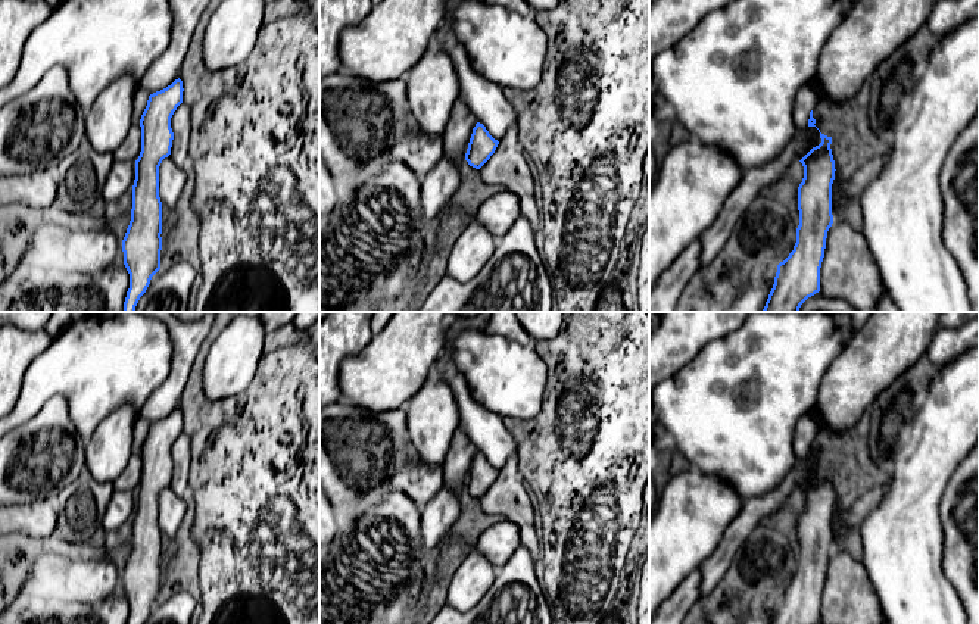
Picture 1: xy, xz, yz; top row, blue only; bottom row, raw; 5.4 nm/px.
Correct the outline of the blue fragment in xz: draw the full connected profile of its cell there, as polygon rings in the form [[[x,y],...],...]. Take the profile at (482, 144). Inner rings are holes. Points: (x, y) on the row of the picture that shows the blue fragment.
[[[480,122],[473,128],[473,134],[465,153],[470,166],[480,169],[495,153],[499,141],[495,140]]]

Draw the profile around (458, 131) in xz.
[[[458,97],[442,137],[445,155],[450,157],[458,168],[461,168],[465,160],[465,153],[476,124],[476,118],[470,113],[461,97]]]

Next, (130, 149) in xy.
[[[132,124],[124,143],[113,152],[113,157],[118,162],[132,162],[138,159],[141,152],[141,127]]]

